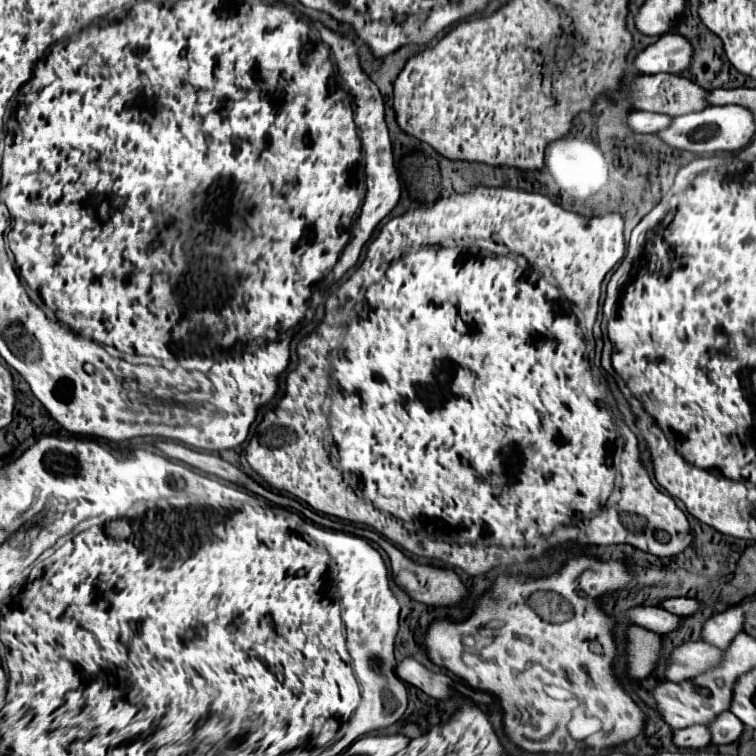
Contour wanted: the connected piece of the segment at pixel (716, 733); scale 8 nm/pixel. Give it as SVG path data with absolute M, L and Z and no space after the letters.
M723 711L723 713L717 715L717 719L713 719L707 727L709 727L709 733L711 733L711 741L719 745L719 743L737 741L745 725L743 725L733 713Z

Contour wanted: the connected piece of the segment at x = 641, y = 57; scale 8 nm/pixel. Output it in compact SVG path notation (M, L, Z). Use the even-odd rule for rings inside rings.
M675 33L663 35L653 45L645 47L635 59L633 67L639 73L655 75L655 73L679 73L689 67L693 47L691 43Z

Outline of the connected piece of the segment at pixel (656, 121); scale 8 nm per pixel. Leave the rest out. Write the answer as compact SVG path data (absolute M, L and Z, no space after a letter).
M631 111L627 115L629 129L635 133L657 133L665 125L671 123L671 117L661 113L647 113L647 111Z

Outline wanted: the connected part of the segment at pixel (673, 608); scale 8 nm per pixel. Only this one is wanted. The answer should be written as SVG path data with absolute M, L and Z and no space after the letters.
M675 597L675 599L665 599L661 603L661 607L673 615L679 615L679 617L685 617L685 615L691 615L697 611L699 607L699 601L695 599L685 599L685 597Z

